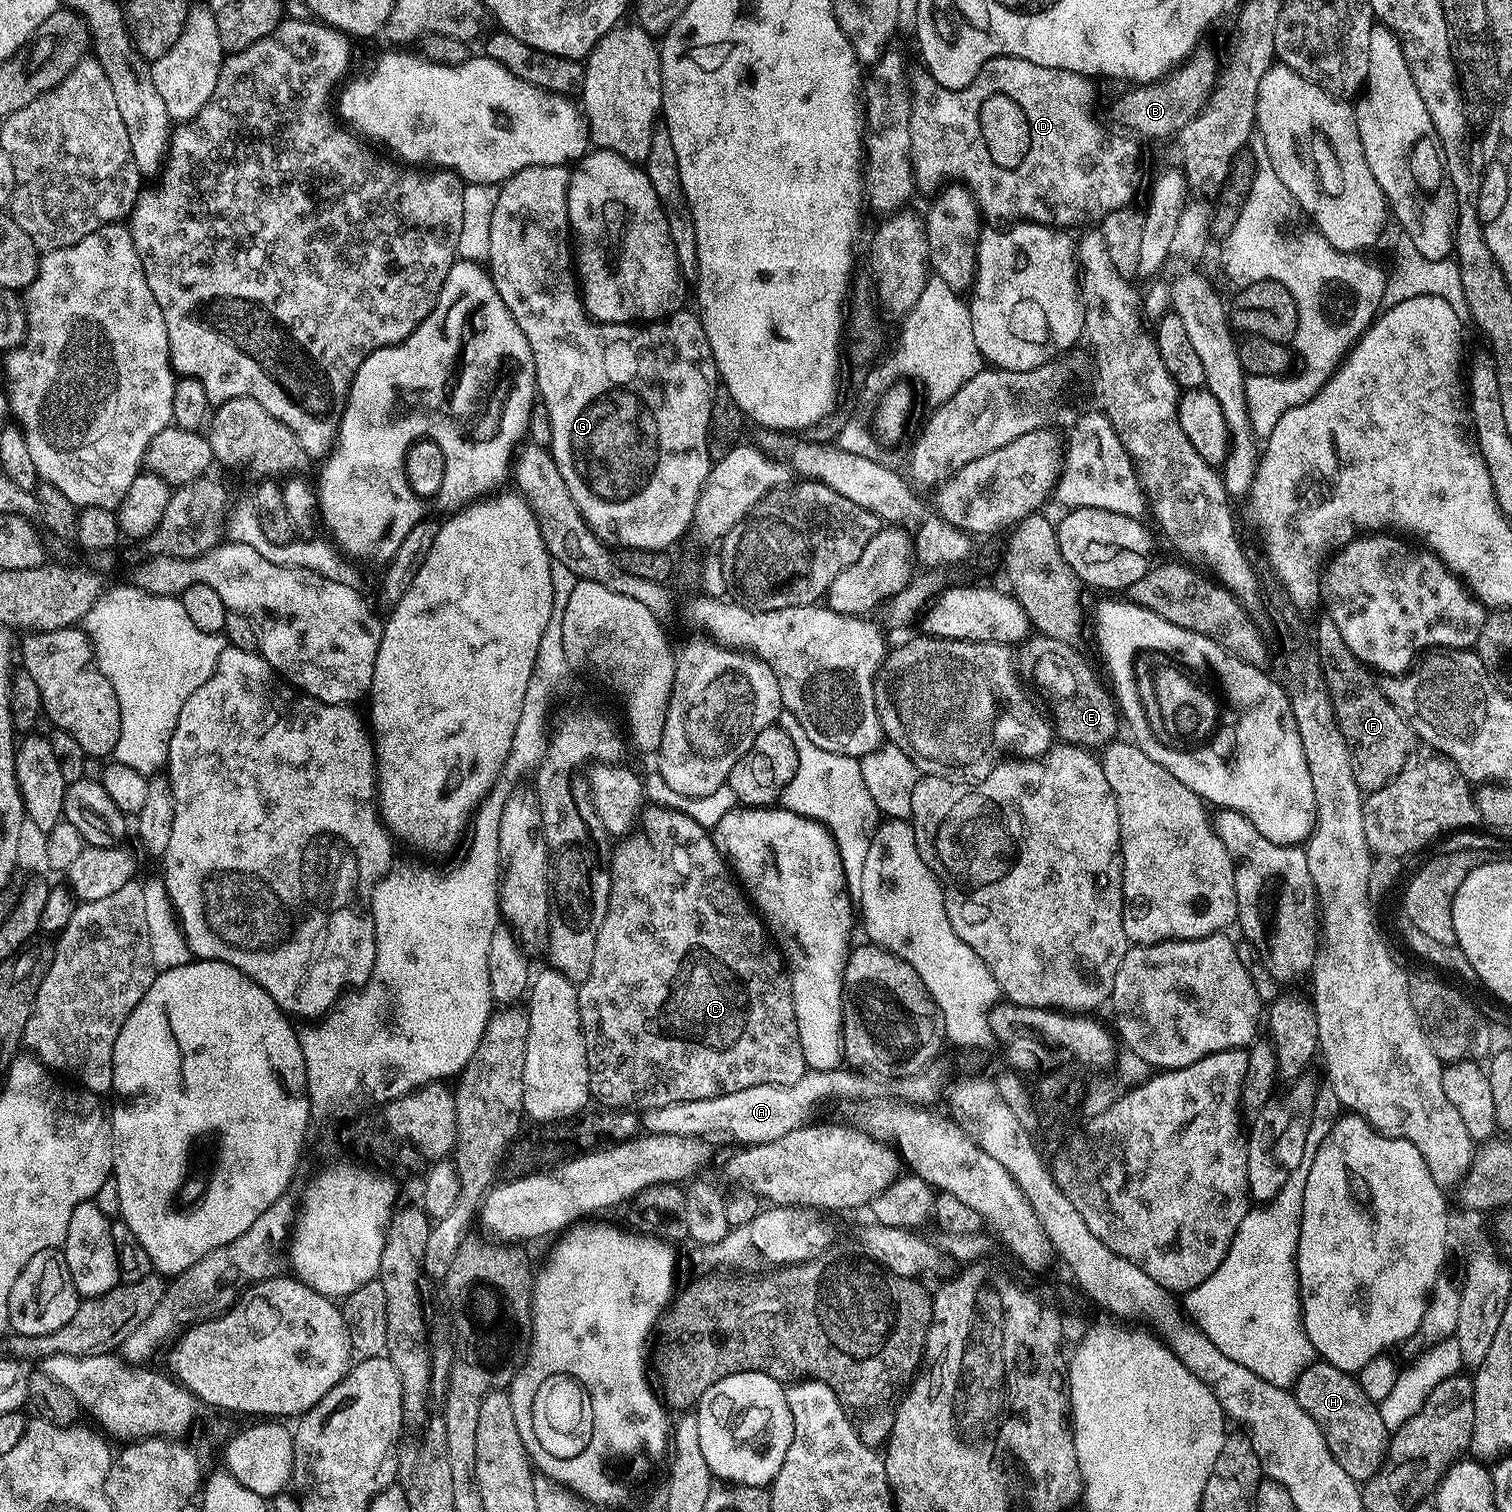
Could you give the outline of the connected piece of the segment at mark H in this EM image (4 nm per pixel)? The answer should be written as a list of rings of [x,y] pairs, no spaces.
[[[1314,1362],[1302,1370],[1294,1385],[1294,1395],[1298,1406],[1318,1422],[1326,1438],[1326,1446],[1330,1454],[1334,1454],[1334,1462],[1338,1462],[1352,1480],[1368,1480],[1383,1466],[1388,1454],[1390,1431],[1383,1421],[1381,1405],[1366,1398],[1366,1390],[1362,1390],[1353,1373],[1338,1370],[1333,1364]]]

